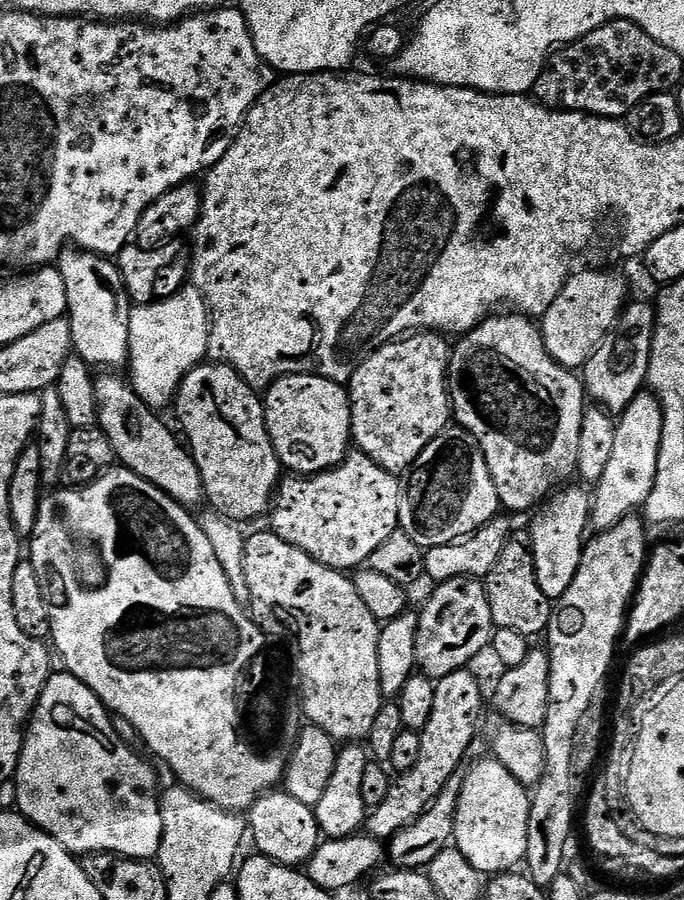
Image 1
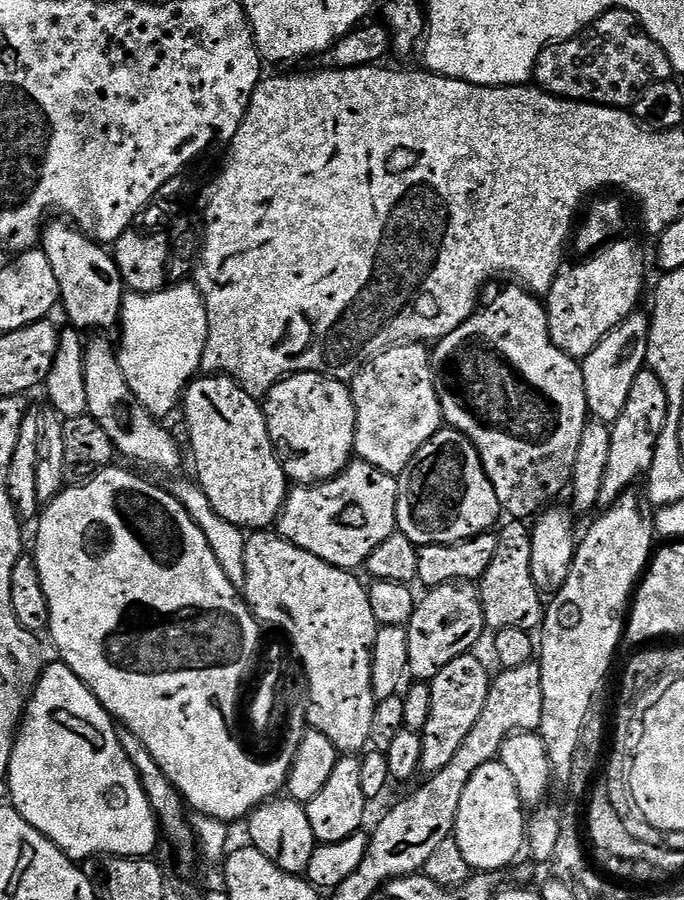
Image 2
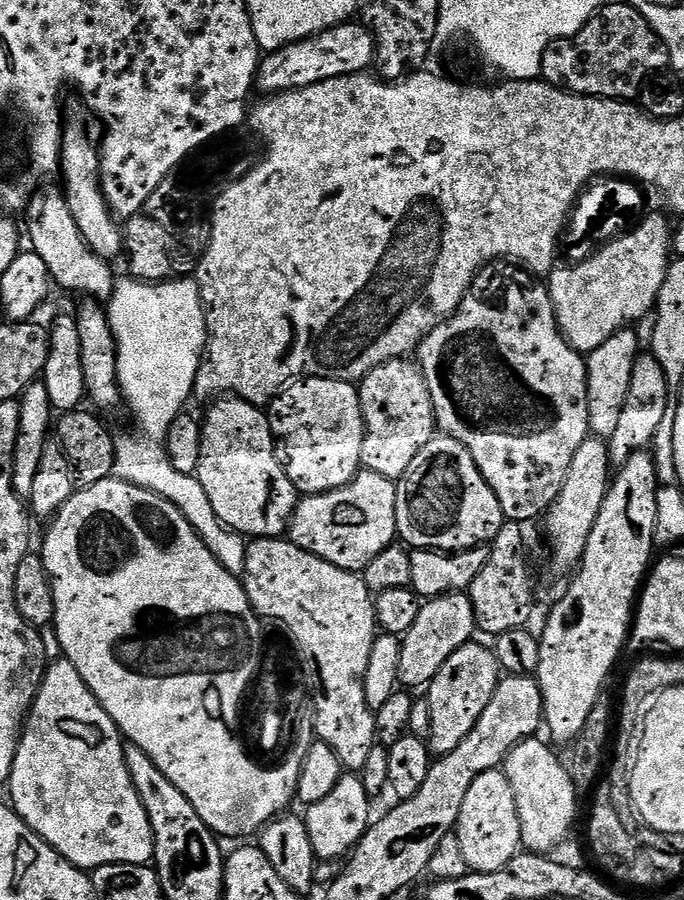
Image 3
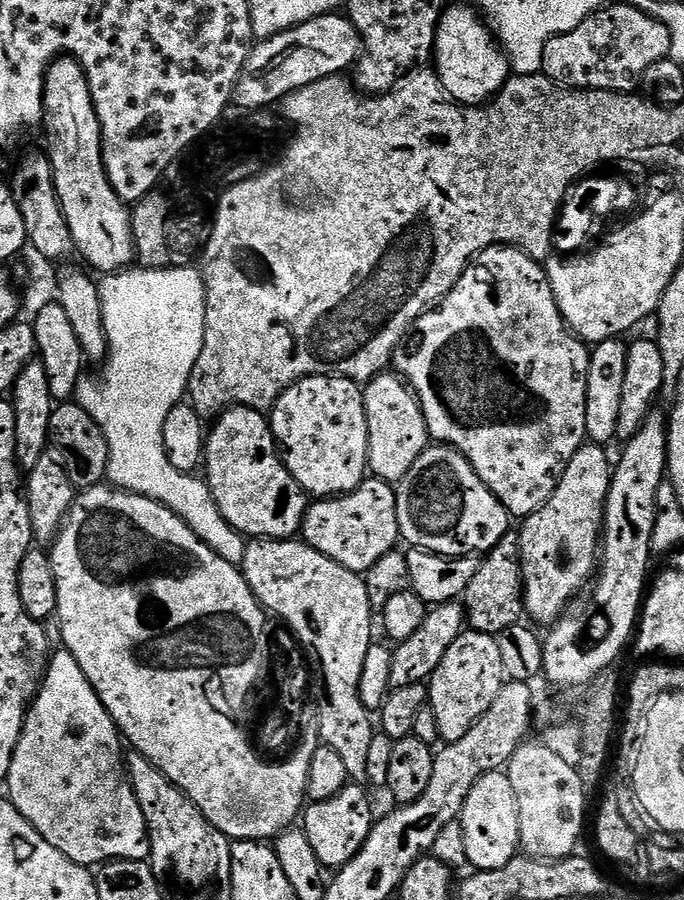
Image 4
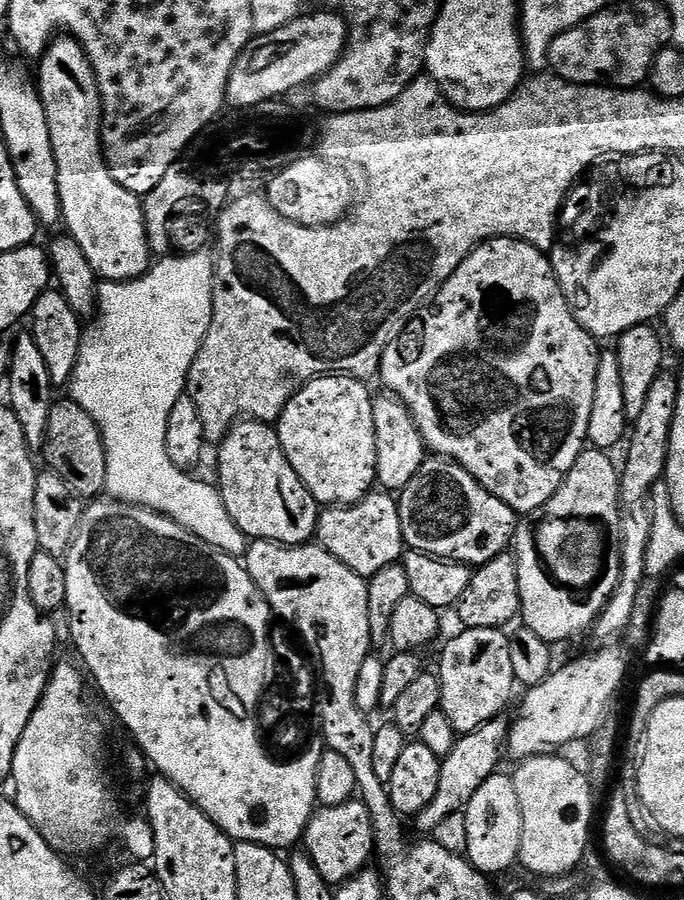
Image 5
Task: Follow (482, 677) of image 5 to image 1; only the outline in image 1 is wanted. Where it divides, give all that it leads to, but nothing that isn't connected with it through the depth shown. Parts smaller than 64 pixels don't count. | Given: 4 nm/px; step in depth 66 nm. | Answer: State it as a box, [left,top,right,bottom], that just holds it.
[366,668,484,842]

